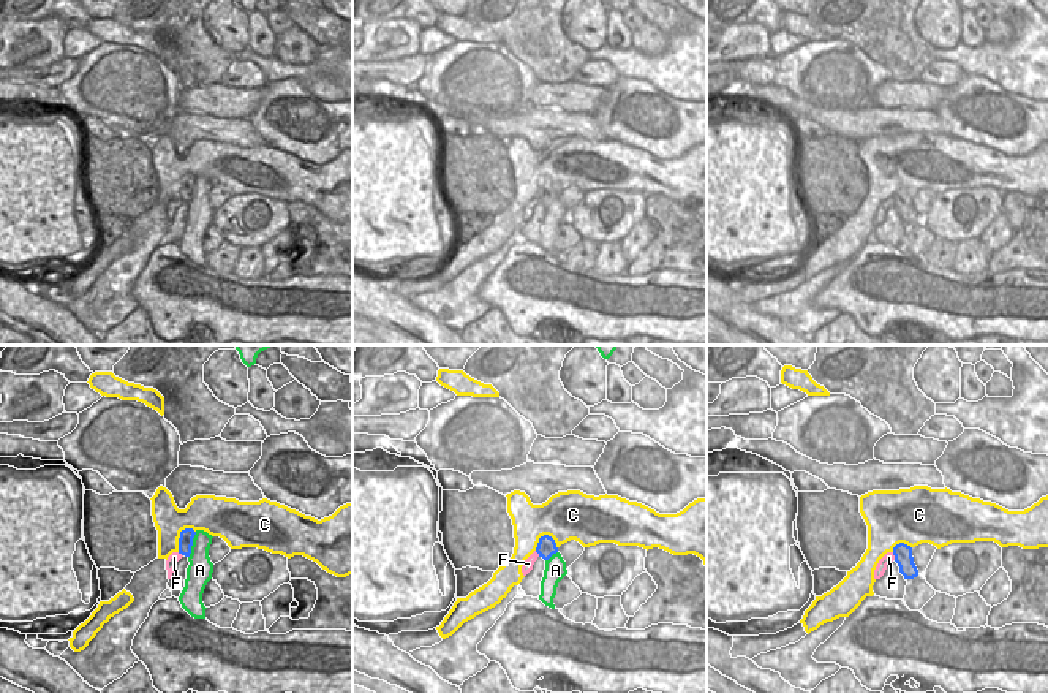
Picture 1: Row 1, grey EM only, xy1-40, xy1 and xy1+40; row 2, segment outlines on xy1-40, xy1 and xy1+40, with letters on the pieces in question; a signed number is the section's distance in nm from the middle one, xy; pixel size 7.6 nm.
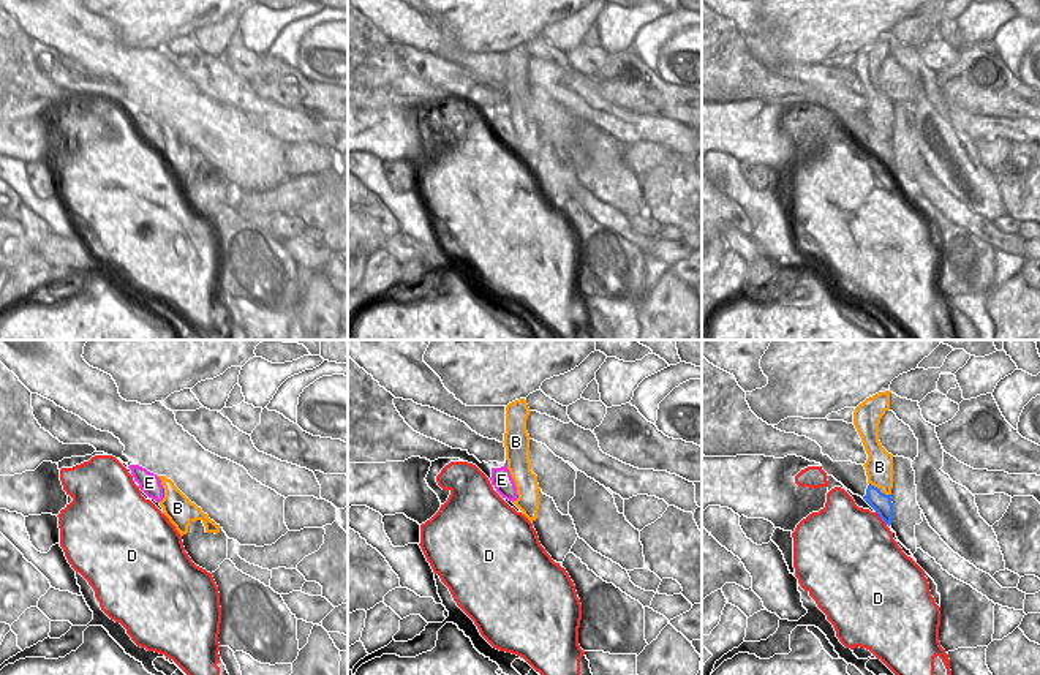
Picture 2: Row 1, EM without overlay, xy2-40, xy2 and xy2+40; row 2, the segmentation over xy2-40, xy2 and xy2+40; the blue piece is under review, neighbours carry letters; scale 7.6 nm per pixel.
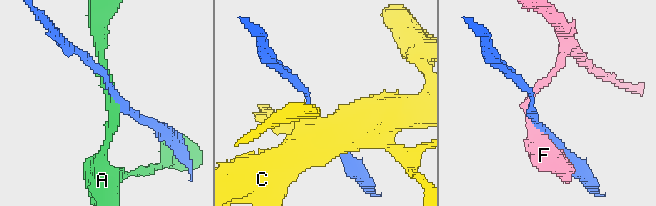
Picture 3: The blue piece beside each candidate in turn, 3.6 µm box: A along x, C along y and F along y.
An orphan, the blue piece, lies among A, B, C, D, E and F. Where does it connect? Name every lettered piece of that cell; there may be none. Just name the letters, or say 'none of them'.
E

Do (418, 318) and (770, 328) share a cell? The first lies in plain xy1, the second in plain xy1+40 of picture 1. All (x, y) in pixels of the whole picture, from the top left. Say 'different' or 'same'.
same

